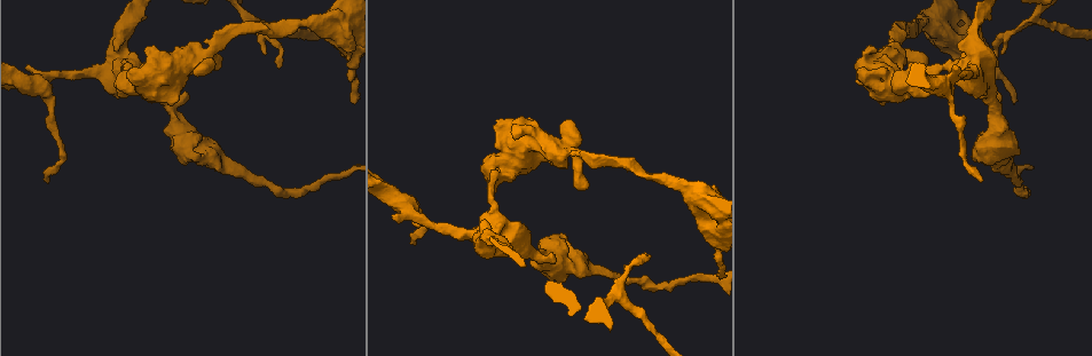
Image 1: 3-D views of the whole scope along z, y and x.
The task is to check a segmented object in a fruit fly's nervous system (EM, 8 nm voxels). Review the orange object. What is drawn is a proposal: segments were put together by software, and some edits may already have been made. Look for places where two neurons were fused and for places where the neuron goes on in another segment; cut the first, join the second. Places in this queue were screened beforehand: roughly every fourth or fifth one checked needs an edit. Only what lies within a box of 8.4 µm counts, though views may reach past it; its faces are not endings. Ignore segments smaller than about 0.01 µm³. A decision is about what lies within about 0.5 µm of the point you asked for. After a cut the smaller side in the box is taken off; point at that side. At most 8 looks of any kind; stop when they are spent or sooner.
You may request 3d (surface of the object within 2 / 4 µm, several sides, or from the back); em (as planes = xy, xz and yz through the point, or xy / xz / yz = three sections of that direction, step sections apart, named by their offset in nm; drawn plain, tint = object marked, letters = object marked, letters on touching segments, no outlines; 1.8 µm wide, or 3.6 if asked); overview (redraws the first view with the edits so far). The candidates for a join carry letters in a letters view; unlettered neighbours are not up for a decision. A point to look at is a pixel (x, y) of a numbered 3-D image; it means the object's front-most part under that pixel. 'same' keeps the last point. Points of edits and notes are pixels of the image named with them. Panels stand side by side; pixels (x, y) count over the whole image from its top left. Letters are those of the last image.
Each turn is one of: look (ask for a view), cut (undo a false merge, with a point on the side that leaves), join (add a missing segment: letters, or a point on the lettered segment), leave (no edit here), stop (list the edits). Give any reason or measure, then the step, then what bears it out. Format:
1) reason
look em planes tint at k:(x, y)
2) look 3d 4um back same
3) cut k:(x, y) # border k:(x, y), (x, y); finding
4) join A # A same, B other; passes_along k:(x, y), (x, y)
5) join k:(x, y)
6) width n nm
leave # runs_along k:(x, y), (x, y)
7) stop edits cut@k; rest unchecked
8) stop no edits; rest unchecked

four arms meet
look em 3.6um planes tint at 1:(894, 55)

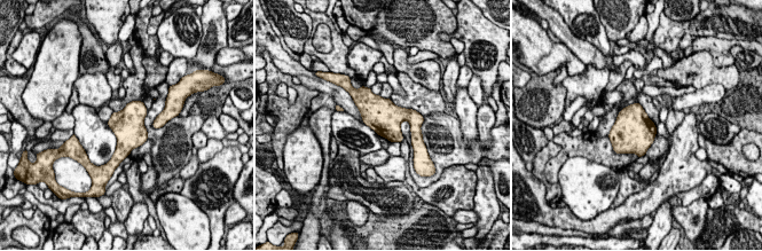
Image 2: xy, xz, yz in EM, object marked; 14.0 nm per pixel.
what lies round it
look em 3.6um planes letters same

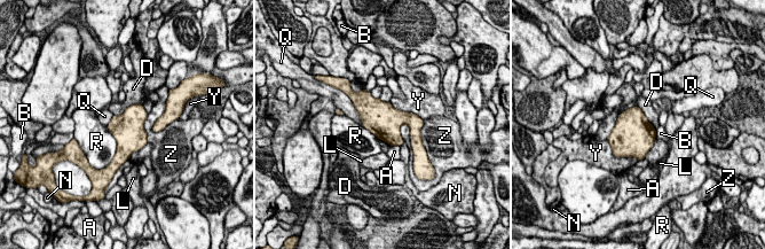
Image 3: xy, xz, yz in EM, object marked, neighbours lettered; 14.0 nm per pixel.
width 440 nm
leave # A other, B other, D other, L other, N other, Q other, R other, Y other, Z other; border 3:(142, 103), (132, 103), (113, 115); one neuron here

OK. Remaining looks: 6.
thick turns thin
look 3d 4um at 1:(1000, 129)

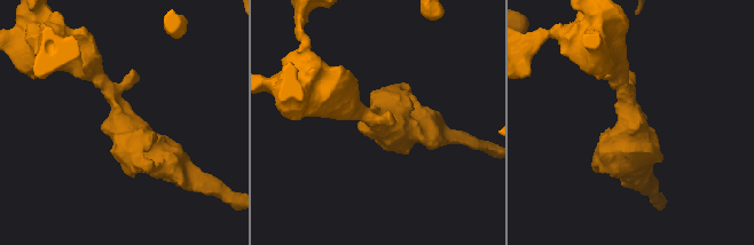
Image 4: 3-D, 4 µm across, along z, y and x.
look em planes tint at 4:(122, 123)

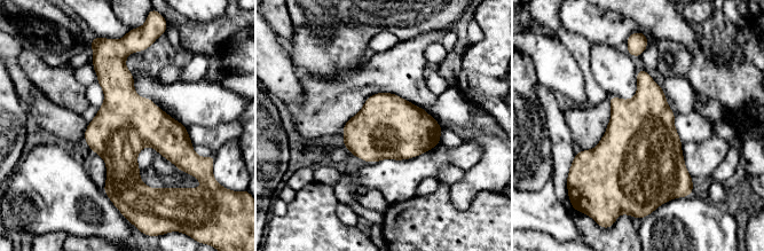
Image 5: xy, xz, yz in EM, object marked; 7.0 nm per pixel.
look em planes letters same

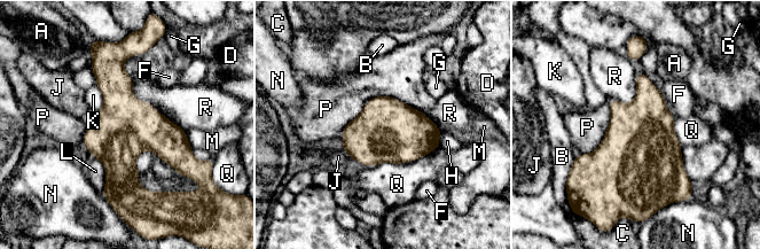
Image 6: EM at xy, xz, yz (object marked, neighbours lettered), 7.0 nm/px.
leave # A other, B other, C other, D other, F other, G other, H other, J other, K other, L other, M other, N other, P other, Q other, R other; continuous, no second neuron

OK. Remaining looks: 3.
thin end
look em 3.6um planes letters at 1:(646, 255)

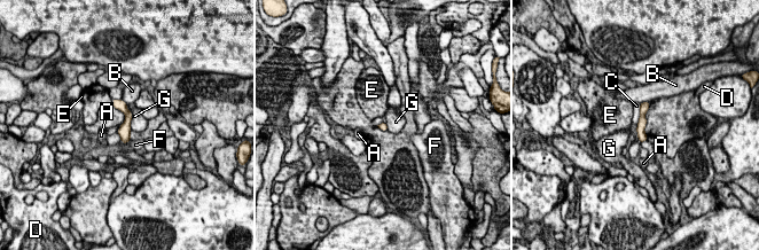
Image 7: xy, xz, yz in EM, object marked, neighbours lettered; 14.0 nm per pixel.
leave # A other, B other, C other, D other, E other, F other, G other; border 7:(640, 103), (640, 117), (636, 124); no lettered segment goes on from it

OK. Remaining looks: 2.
stop no edits; rest unchecked

